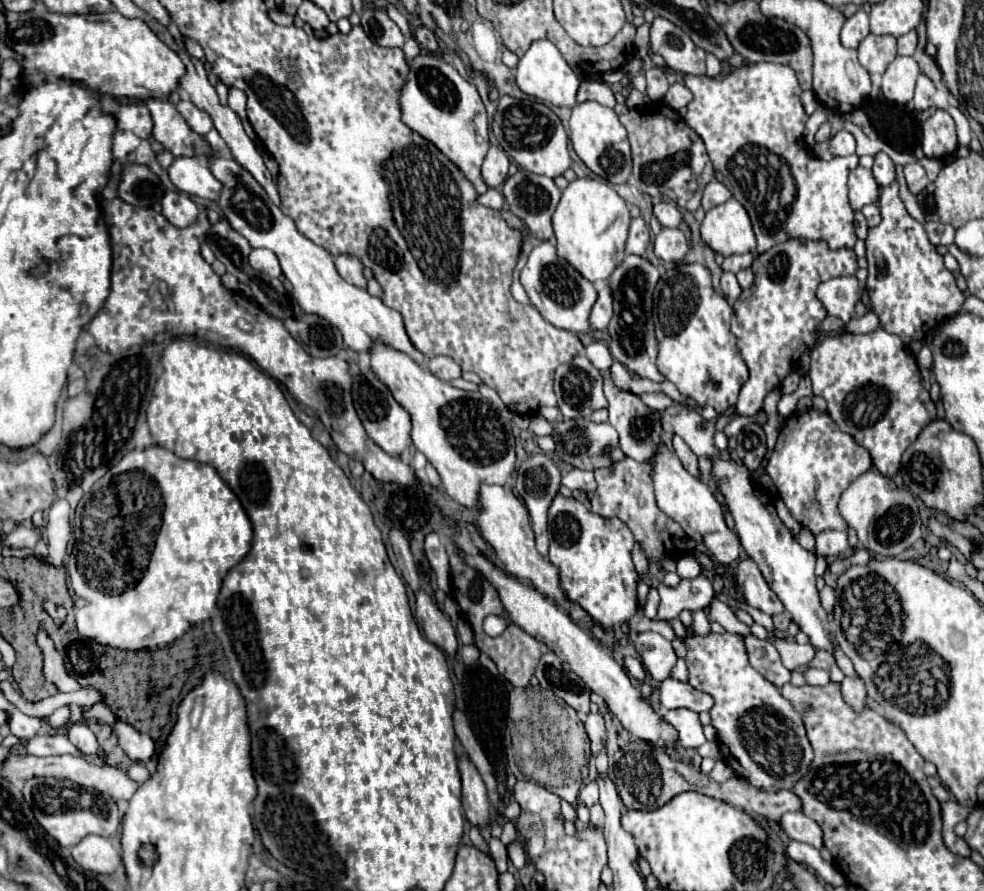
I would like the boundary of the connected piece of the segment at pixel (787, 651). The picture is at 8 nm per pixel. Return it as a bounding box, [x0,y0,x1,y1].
[775,642,815,670]

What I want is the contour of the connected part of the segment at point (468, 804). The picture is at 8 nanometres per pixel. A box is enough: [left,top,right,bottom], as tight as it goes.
[457,754,489,826]

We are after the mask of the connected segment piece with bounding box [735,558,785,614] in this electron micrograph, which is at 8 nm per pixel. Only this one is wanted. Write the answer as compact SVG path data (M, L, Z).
M751 558L739 560L735 570L735 584L739 592L745 596L747 604L753 608L759 608L765 614L781 614L785 612L781 600L777 594L767 586L761 570Z

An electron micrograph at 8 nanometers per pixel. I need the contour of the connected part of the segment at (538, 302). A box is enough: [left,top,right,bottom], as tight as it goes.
[519,242,597,334]

